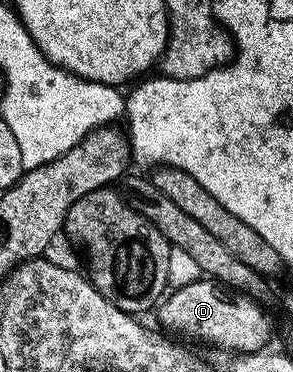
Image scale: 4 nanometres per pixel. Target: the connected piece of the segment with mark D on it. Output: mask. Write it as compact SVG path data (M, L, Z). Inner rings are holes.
M213 279L180 285L173 292L161 302L160 310L163 323L176 332L199 337L218 349L231 349L234 355L260 353L269 346L266 344L270 341L270 317L262 310L265 309L263 302L249 293L239 293L231 285L223 285Z

